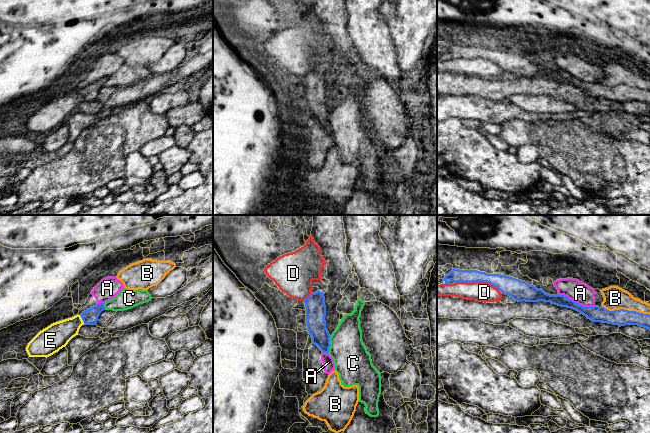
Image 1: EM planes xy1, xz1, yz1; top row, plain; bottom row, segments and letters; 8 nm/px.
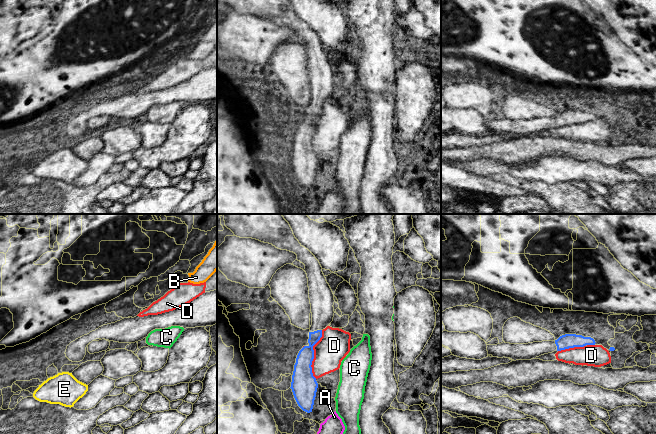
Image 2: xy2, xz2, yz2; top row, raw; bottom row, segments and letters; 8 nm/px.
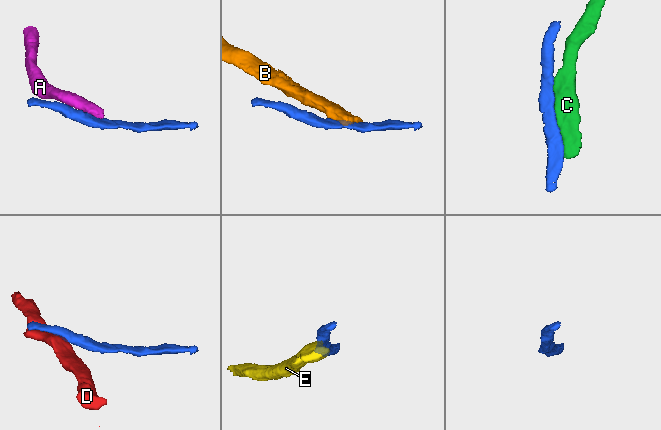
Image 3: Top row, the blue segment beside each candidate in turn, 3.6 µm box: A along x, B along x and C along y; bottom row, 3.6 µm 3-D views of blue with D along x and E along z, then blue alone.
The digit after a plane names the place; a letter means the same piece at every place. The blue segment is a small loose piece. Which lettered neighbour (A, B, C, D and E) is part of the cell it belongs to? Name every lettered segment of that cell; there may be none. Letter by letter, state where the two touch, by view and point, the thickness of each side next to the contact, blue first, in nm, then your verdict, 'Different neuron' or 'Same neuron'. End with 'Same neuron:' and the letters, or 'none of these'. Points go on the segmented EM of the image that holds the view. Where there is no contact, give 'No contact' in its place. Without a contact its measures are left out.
A: Touches blue at yz1 (576, 303). Thickness 130 nm (blue) against 170 nm. Different neuron
B: Touches blue at yz1 (625, 310). Thickness 130 nm (blue) against 190 nm. Different neuron
C: Touches blue at xz1 (329, 345). Thickness 160 nm (blue) against 300 nm. Different neuron
D: Touches blue at xz2 (313, 354). Thickness 190 nm (blue) against 240 nm. Different neuron
E: Touches blue at xy1 (82, 319). Thickness 120 nm (blue) against 200 nm. Different neuron
Same neuron: none of these

